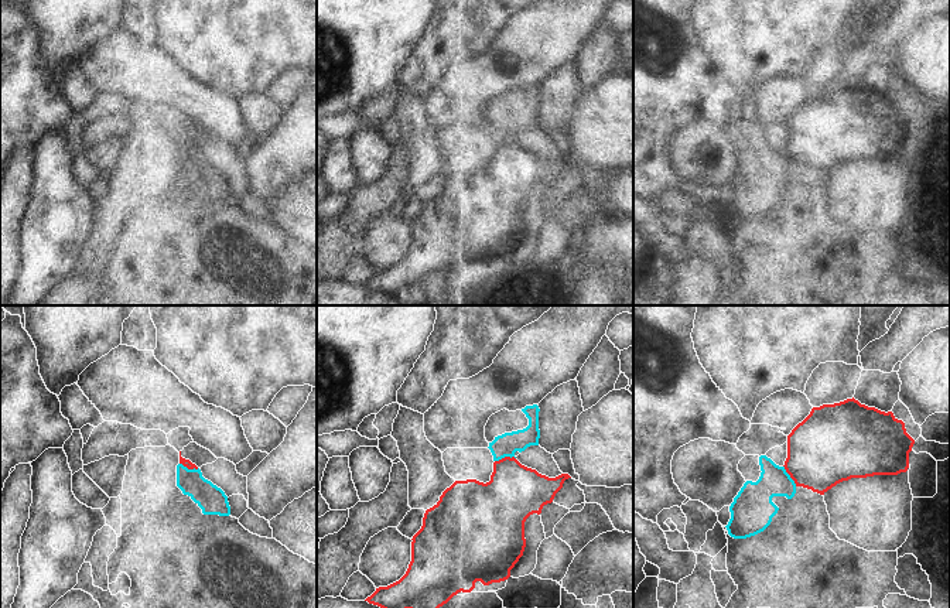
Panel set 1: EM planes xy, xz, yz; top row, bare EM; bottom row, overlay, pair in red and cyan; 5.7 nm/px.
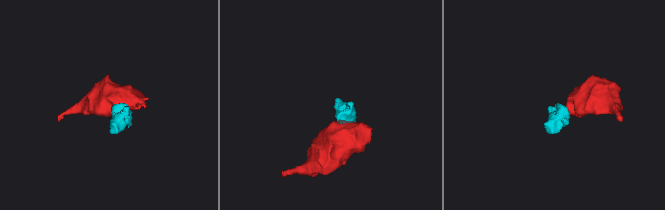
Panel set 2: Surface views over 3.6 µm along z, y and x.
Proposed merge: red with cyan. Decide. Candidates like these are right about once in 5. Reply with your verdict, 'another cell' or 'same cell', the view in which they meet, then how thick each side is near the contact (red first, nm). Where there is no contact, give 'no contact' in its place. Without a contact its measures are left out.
another cell; contact in xz; calibres 320 and 130 nm

